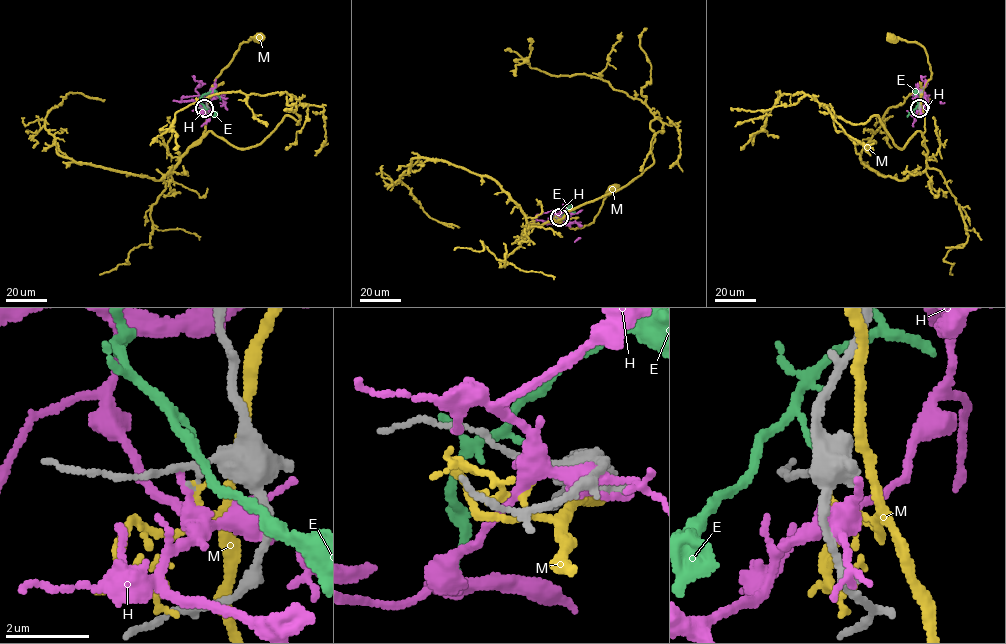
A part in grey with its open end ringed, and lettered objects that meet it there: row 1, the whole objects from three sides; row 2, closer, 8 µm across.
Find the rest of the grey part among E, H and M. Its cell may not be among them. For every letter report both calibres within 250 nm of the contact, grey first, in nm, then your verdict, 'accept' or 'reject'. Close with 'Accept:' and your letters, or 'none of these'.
E: 320 nm thick on the grey side, 120 nm on the other; reject
H: 70 nm thick on the grey side, 260 nm on the other; reject
M: 100 nm thick on the grey side, 140 nm on the other; accept
Accept: M

